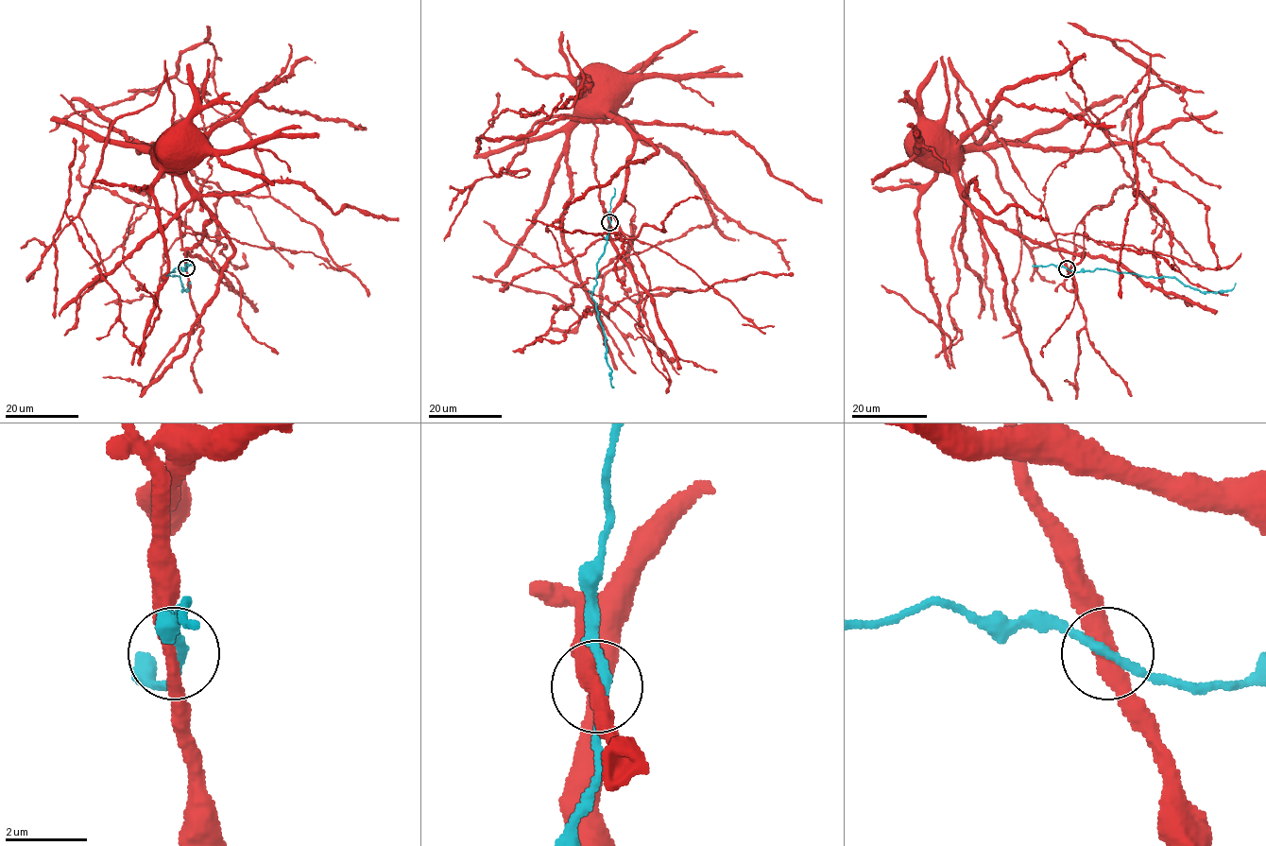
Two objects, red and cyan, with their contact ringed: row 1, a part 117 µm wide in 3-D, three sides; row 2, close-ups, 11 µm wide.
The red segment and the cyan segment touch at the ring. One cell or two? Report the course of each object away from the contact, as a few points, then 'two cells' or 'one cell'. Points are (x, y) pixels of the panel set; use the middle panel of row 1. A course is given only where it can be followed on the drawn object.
course red (609, 222), (609, 215), (620, 199), (625, 180), (634, 135), (609, 112), (595, 91); course cyan (609, 222), (607, 243), (597, 264), (597, 284), (592, 300), (605, 337), (606, 362), (611, 371), (613, 388); two cells

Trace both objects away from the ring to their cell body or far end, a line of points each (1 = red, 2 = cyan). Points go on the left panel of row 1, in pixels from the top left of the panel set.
1: (186, 267), (186, 250), (202, 239), (211, 210), (187, 180), (186, 138), (178, 127), (172, 128)
2: (186, 267), (186, 270), (176, 267), (169, 275), (178, 276), (182, 290), (188, 290), (190, 282)

